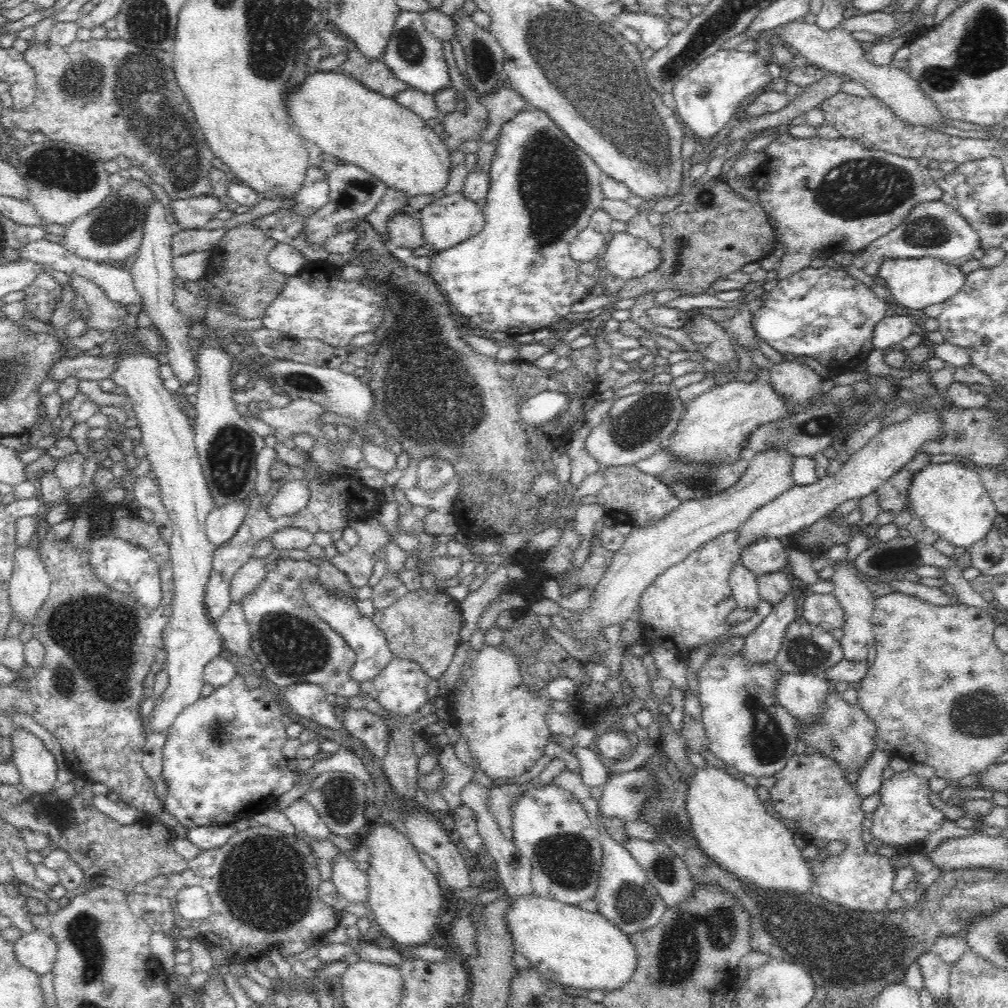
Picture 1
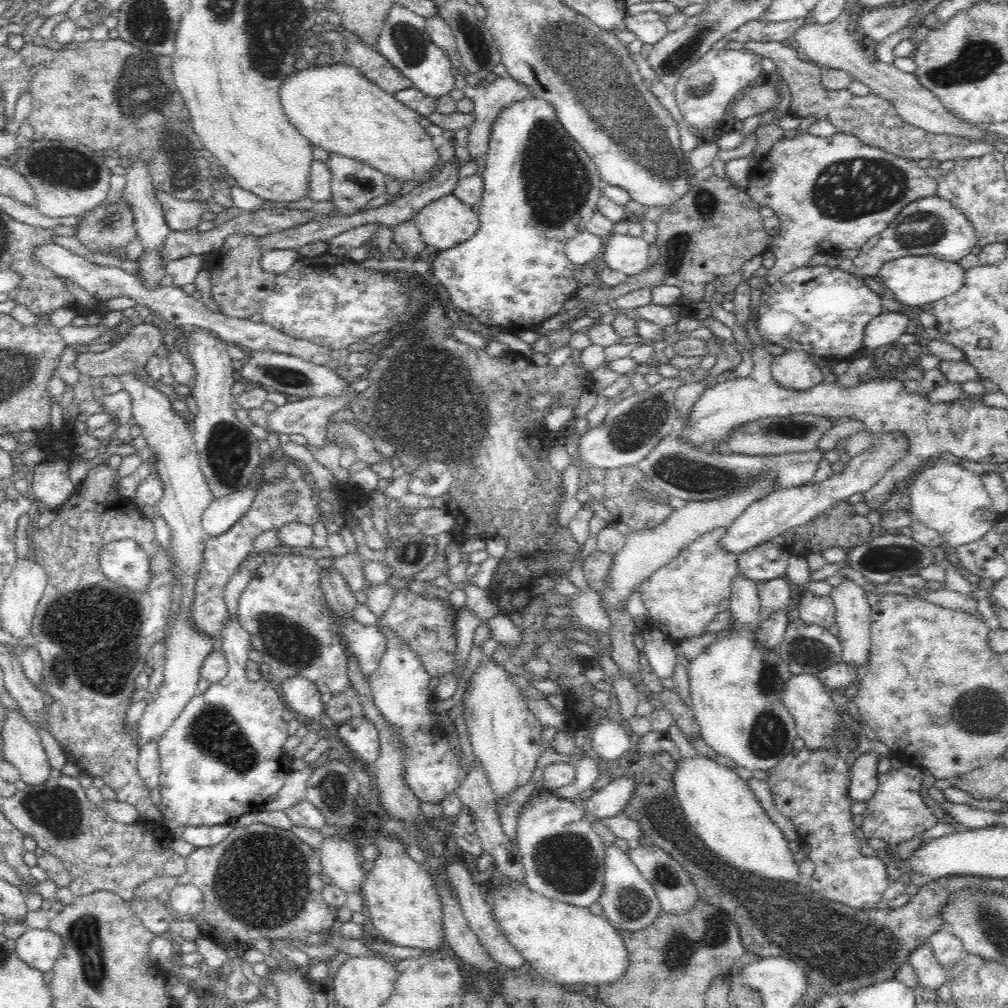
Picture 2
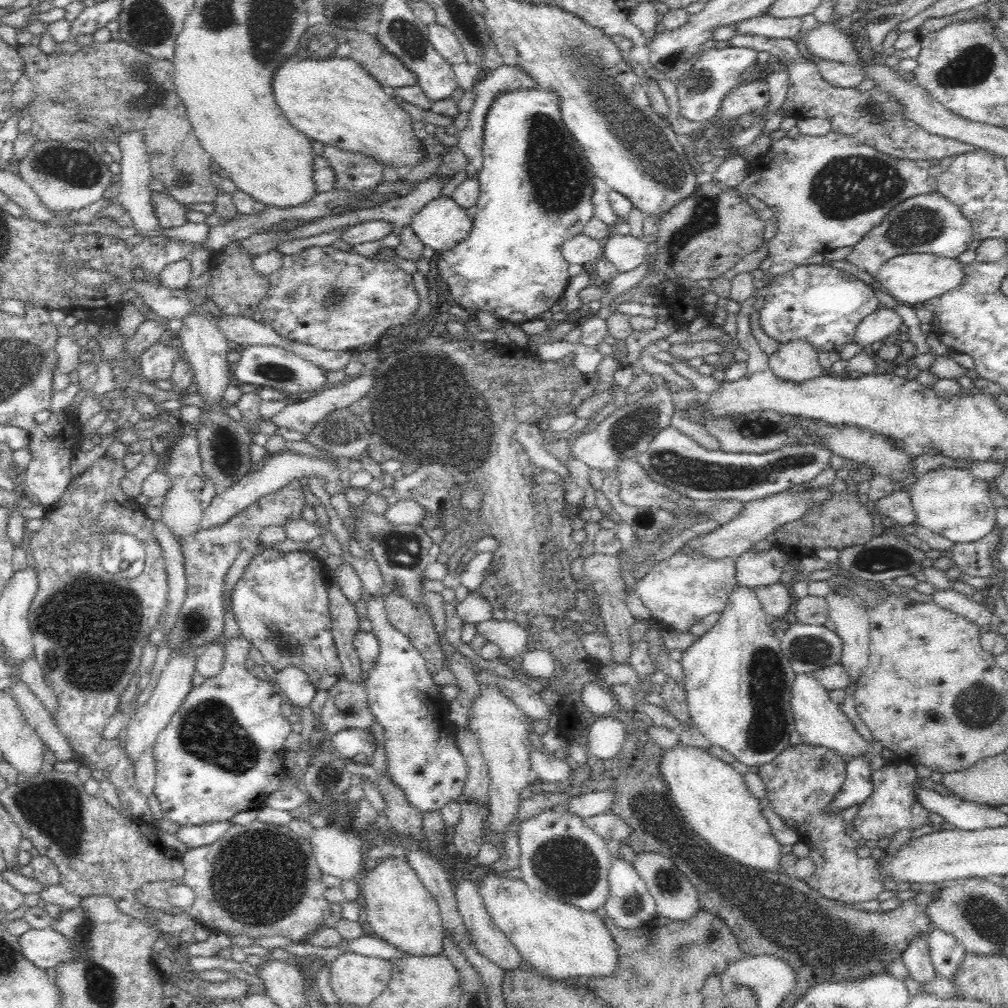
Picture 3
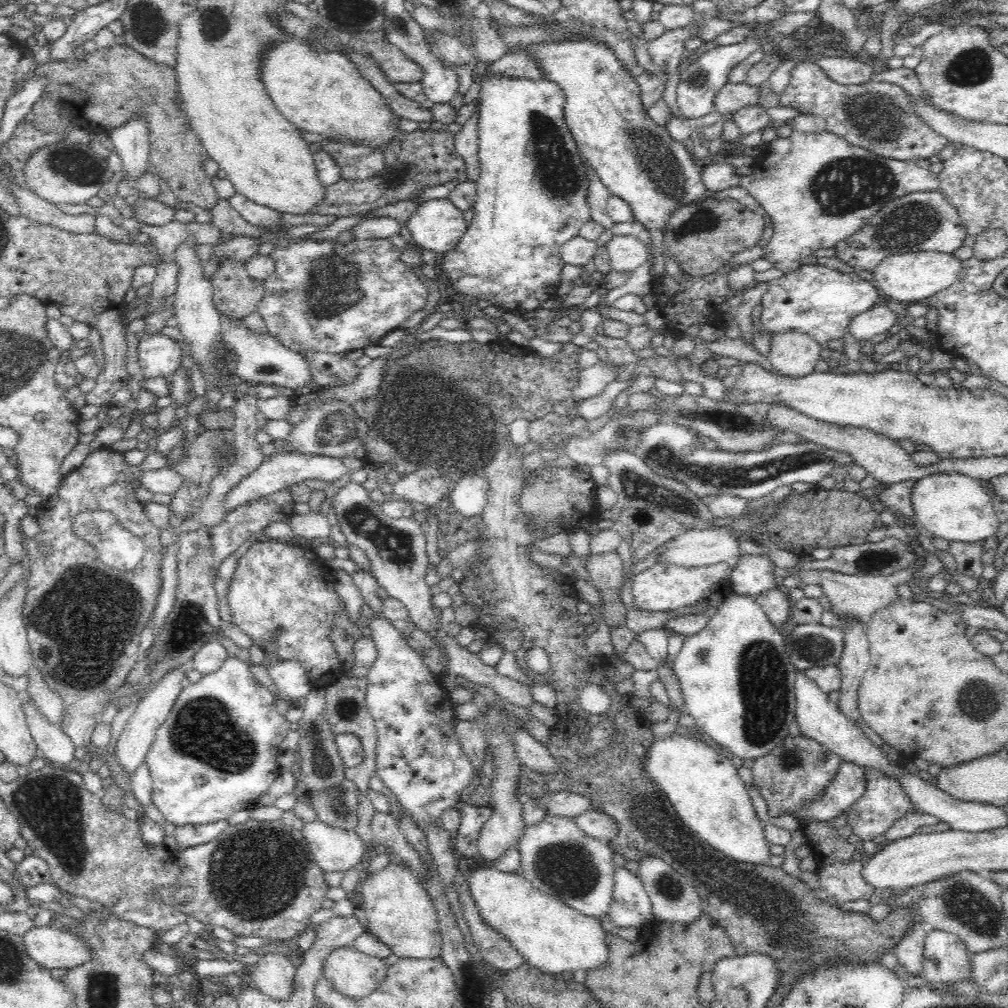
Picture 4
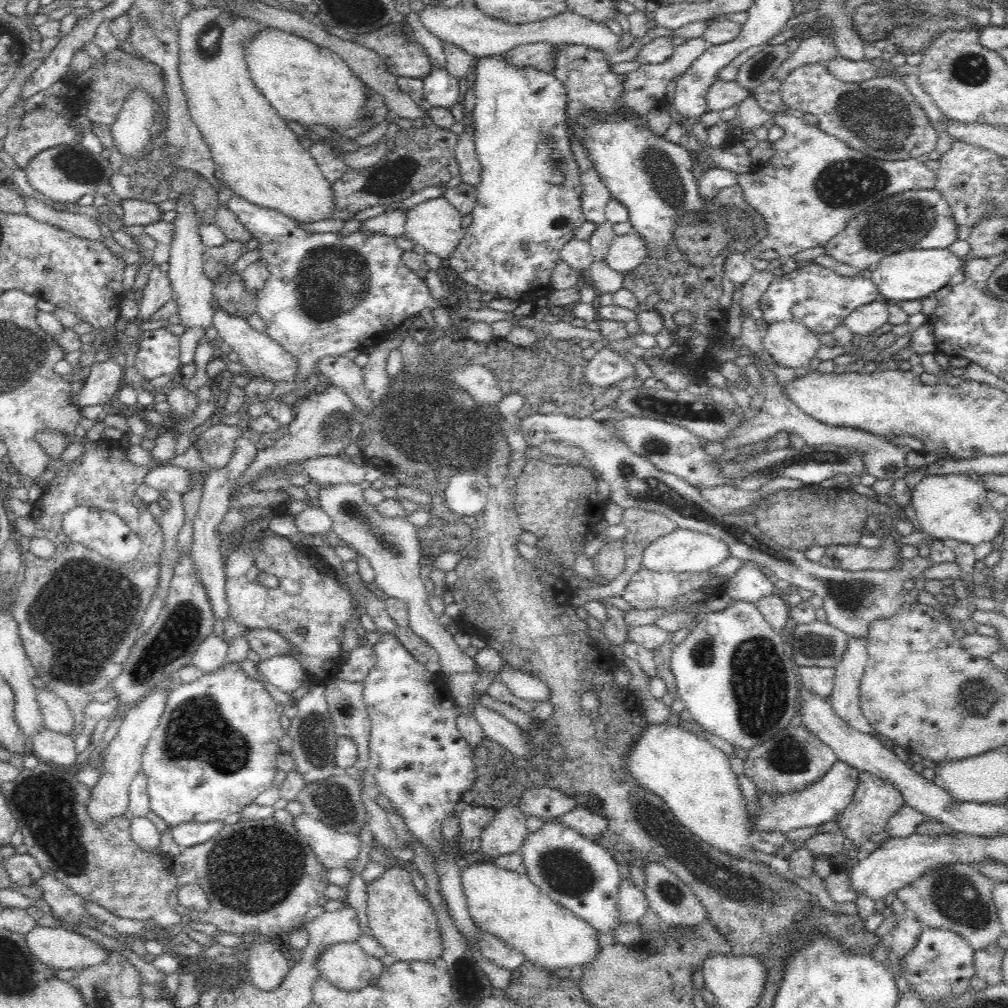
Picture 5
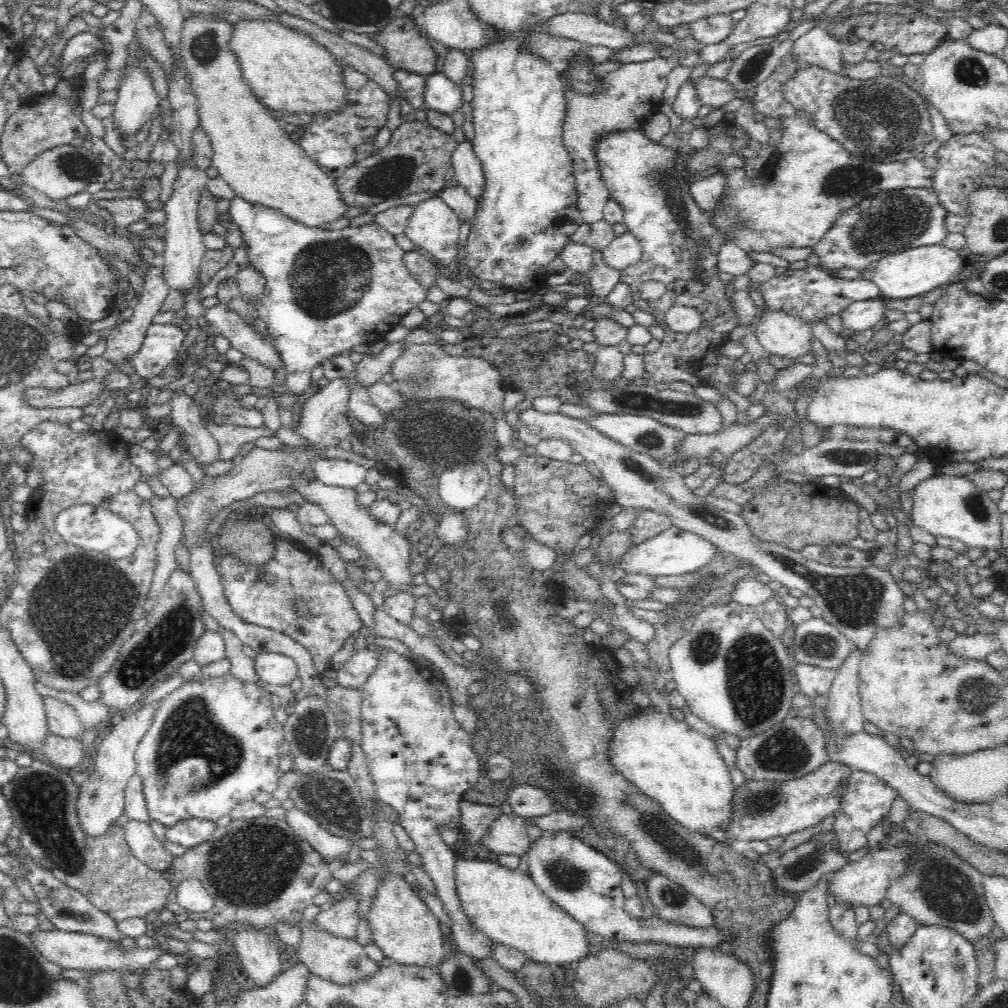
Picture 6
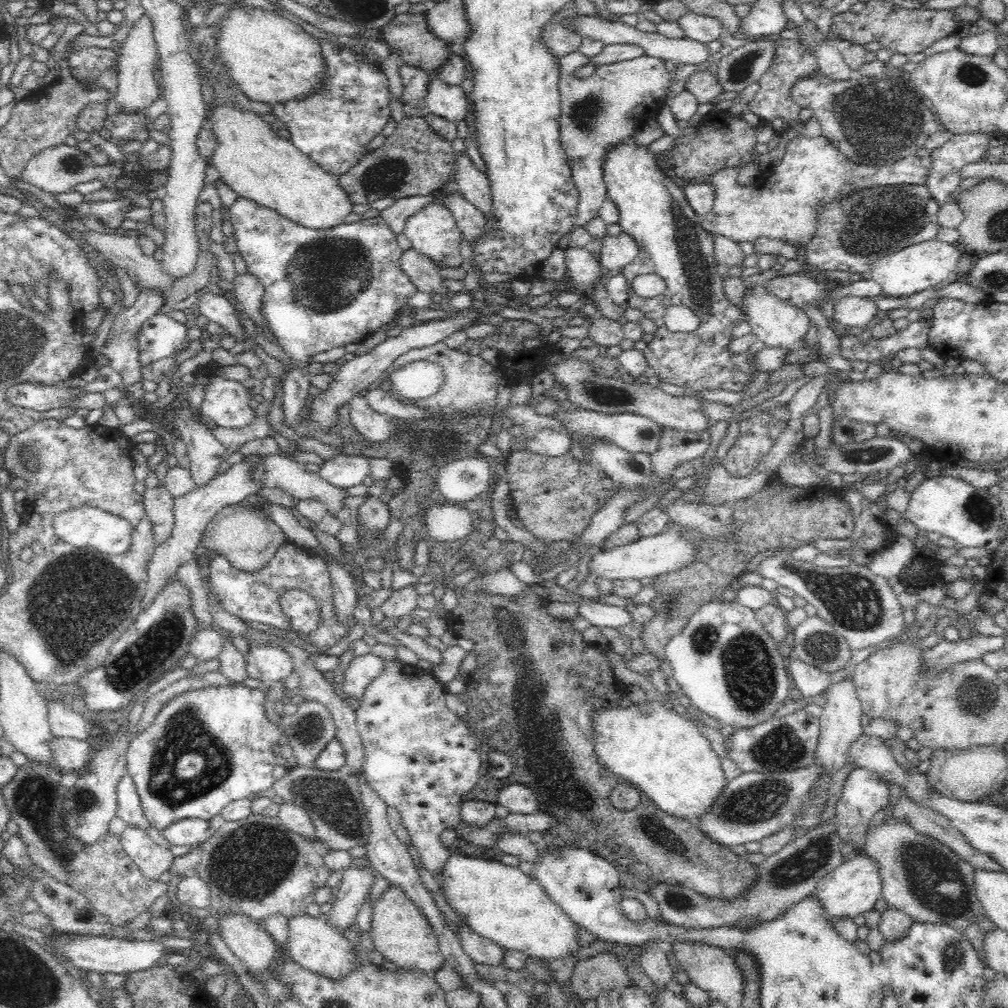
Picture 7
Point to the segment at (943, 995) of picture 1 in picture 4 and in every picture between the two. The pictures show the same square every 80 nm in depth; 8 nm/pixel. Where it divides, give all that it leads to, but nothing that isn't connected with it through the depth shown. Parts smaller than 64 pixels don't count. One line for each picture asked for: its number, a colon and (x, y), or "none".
2: (932, 975)
3: (917, 957)
4: (909, 952)

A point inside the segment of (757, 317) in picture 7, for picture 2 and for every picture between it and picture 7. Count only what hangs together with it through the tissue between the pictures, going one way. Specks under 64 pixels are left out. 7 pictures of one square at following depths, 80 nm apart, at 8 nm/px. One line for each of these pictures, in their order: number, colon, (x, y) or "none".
2: (794, 370)
3: (796, 361)
4: (794, 354)
5: (791, 346)
6: (788, 336)

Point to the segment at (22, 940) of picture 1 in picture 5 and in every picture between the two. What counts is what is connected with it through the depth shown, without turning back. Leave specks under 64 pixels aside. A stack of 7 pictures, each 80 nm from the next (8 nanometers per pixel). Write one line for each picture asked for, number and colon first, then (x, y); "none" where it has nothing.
2: (39, 948)
3: (46, 948)
4: (50, 947)
5: (61, 949)

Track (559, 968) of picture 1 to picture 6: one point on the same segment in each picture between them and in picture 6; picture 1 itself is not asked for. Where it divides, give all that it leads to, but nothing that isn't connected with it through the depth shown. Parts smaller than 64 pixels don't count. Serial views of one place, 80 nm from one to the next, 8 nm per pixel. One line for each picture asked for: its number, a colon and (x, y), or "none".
2: (566, 944)
3: (560, 941)
4: (552, 937)
5: (506, 904)
6: (504, 904)

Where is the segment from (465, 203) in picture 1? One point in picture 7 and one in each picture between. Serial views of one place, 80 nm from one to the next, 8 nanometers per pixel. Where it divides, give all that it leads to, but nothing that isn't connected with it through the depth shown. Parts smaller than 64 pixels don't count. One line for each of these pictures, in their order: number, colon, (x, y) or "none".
2: (446, 222)
3: (440, 225)
4: (438, 225)
5: (437, 226)
6: (433, 226)
7: (433, 231)

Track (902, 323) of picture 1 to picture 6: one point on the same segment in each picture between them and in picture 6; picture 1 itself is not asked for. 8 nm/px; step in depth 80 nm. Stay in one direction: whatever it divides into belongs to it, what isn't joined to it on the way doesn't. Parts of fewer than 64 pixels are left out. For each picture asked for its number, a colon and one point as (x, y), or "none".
2: (883, 331)
3: (871, 332)
4: (879, 319)
5: (862, 322)
6: (861, 316)

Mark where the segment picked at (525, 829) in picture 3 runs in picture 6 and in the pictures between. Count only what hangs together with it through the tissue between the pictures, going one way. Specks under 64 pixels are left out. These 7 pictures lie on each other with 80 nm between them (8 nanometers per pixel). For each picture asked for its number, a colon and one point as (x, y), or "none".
4: (558, 858)
5: (580, 874)
6: (580, 879)

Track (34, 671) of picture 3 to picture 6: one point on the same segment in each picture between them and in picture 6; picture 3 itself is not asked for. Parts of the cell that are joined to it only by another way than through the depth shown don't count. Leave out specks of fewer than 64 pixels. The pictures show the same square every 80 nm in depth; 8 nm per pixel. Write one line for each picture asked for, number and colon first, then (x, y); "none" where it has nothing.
4: (50, 704)
5: (56, 716)
6: (62, 720)

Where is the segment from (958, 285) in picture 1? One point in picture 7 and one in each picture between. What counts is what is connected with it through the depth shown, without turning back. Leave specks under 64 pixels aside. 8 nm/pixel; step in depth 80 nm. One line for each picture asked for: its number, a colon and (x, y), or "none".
2: (913, 281)
3: (911, 279)
4: (912, 277)
5: (917, 273)
6: (912, 273)
7: (919, 267)

